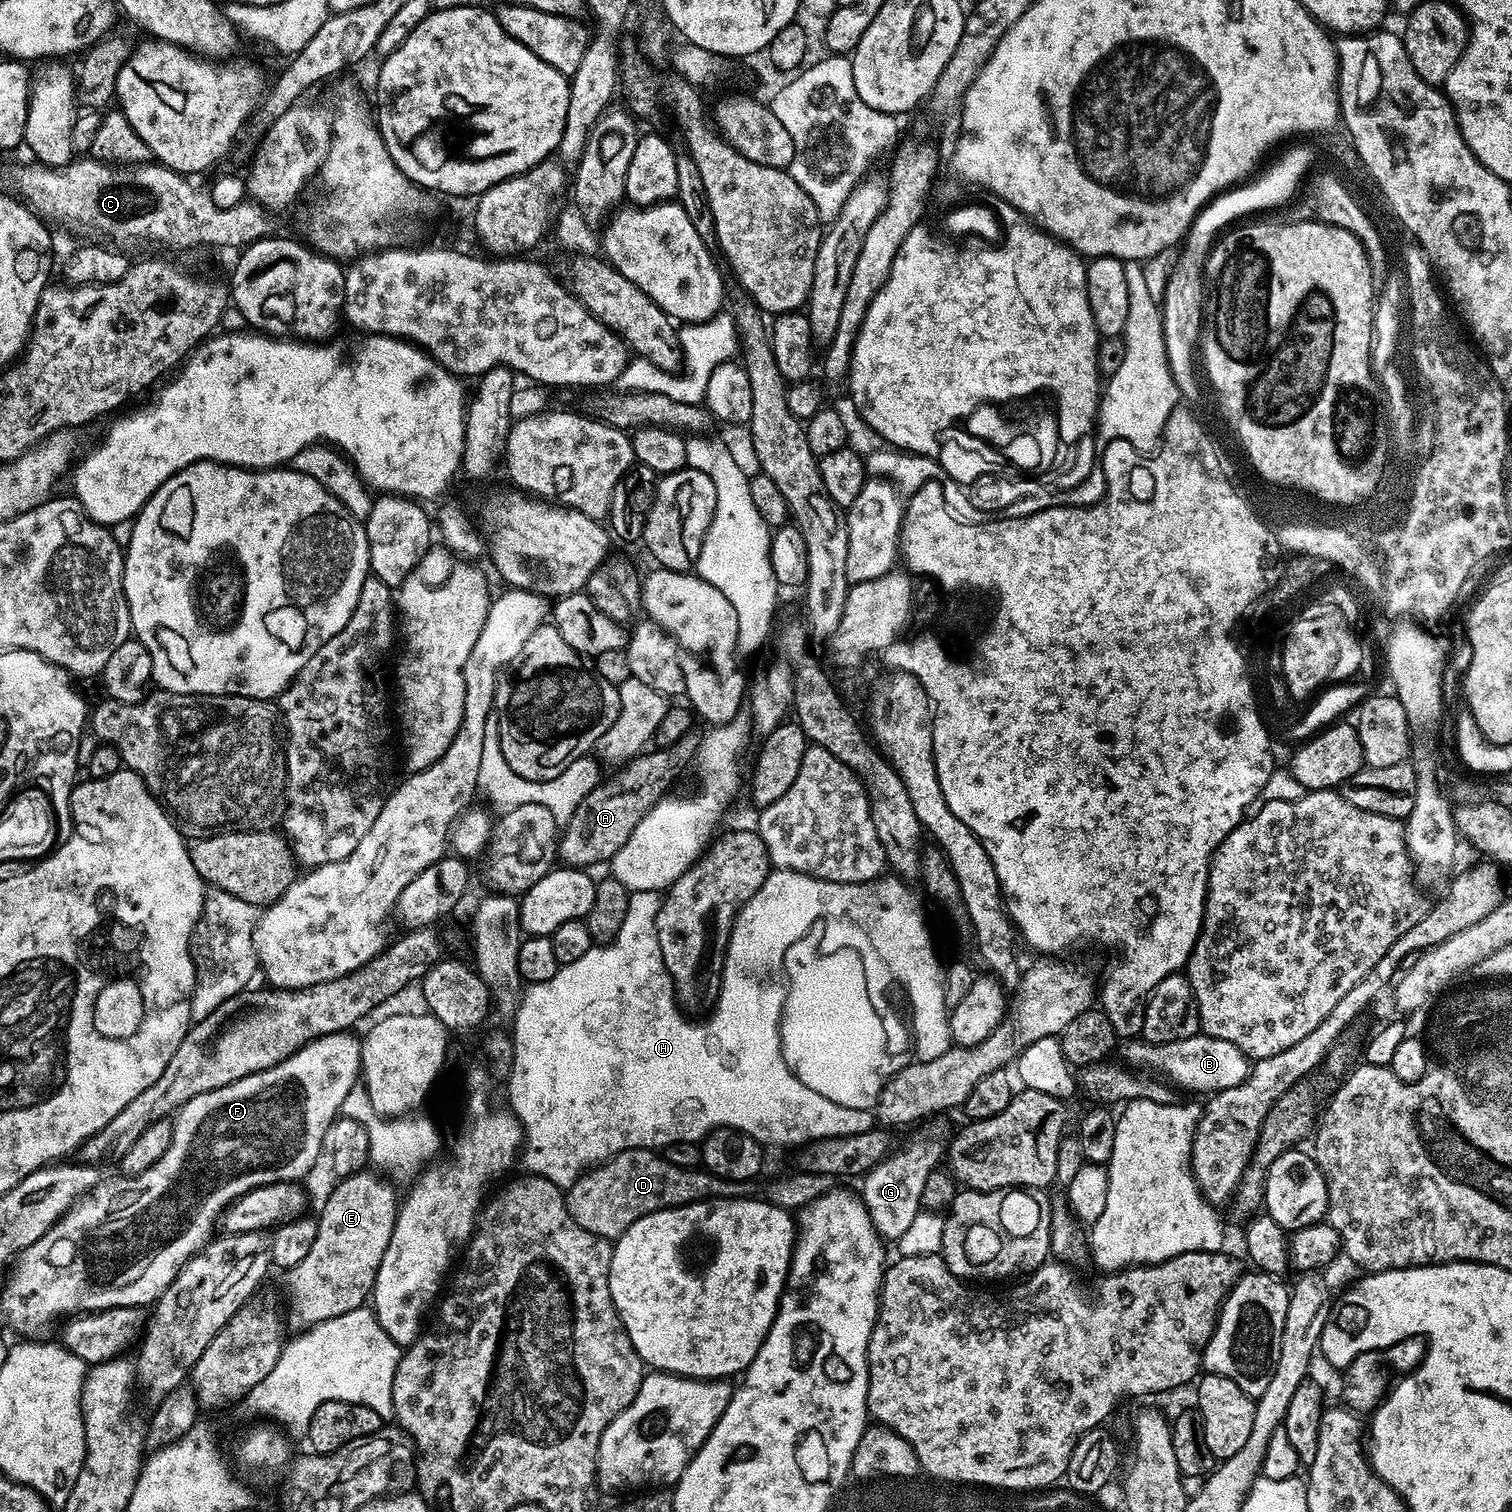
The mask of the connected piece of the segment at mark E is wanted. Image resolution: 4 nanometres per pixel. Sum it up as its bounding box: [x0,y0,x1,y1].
[283,1170,398,1330]

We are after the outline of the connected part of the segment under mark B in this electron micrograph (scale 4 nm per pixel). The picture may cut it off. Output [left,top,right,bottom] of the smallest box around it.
[1122,1034,1250,1092]

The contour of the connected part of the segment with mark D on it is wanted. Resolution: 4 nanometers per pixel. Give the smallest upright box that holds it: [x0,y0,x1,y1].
[567,1148,745,1242]

